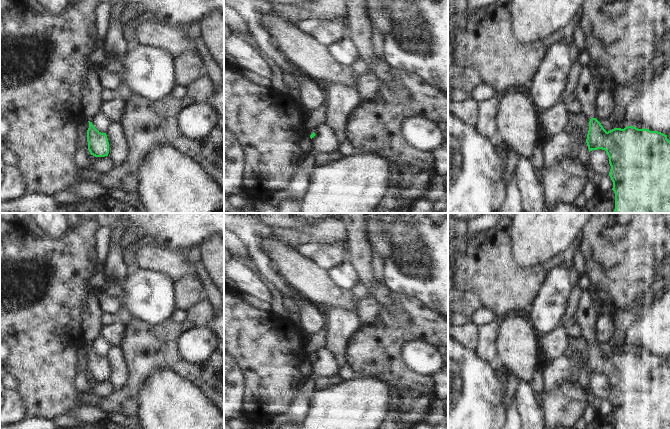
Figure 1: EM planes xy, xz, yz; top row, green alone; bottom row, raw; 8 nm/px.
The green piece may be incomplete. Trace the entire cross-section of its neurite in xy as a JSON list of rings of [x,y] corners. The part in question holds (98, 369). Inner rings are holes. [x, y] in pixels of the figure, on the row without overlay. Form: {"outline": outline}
{"outline": [[[96,285],[86,297],[86,312],[82,314],[82,336],[84,344],[89,346],[87,354],[88,374],[95,381],[105,381],[109,377],[109,366],[106,357],[99,356],[92,348],[96,338],[100,337],[103,326],[105,303],[102,300],[102,289]]]}

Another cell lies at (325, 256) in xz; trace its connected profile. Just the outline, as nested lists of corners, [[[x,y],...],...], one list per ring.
[[[276,238],[275,240],[326,271],[346,261],[341,245],[290,243]]]

